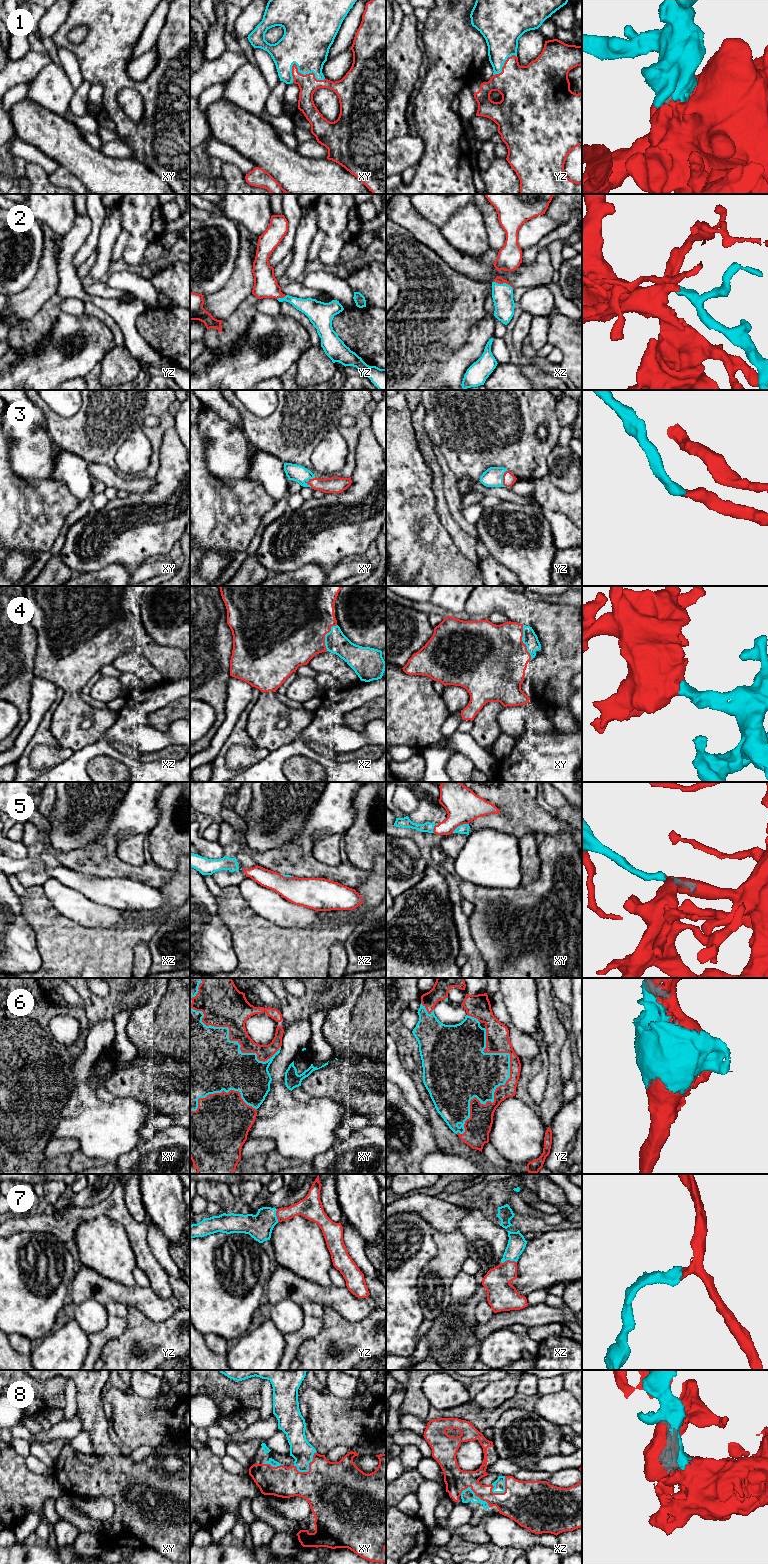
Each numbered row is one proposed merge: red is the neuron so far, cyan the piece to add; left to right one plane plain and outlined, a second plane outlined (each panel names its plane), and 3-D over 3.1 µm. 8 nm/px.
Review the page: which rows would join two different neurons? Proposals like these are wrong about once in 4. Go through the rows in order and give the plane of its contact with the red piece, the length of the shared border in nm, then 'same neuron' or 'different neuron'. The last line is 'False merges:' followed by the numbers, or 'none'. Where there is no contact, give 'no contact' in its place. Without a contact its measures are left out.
1: xy | 300 nm | same neuron
2: xz | 180 nm | same neuron
3: yz | 150 nm | same neuron
4: xy | 280 nm | same neuron
5: xy | 150 nm | same neuron
6: yz | 900 nm | same neuron
7: xz | 130 nm | same neuron
8: xy | 220 nm | same neuron
False merges: none

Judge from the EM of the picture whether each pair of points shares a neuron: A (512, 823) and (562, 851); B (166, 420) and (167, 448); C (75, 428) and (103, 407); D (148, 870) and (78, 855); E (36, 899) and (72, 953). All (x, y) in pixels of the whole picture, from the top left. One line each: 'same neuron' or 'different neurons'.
A: different neurons
B: different neurons
C: same neuron
D: same neuron
E: same neuron

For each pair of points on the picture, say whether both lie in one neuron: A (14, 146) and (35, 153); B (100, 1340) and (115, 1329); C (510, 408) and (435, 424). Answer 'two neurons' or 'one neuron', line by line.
A: one neuron
B: one neuron
C: one neuron

